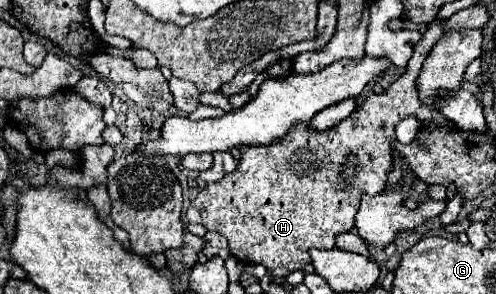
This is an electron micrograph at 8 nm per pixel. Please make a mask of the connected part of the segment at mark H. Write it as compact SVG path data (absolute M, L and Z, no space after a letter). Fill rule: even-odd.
M434 21L414 47L406 71L388 91L368 95L366 103L342 123L328 131L310 131L304 123L294 125L282 139L270 145L242 147L238 167L224 179L206 185L186 211L190 223L200 223L208 231L216 231L228 239L230 253L242 263L262 263L270 275L284 277L290 271L304 269L310 255L308 249L332 249L334 235L354 227L358 199L362 193L380 193L388 185L392 171L390 137L404 117L416 117L422 125L453 126L442 113L424 107L416 93L416 77L432 45L442 37L442 21ZM344 155L358 155L358 175L354 187L344 191L340 167Z

